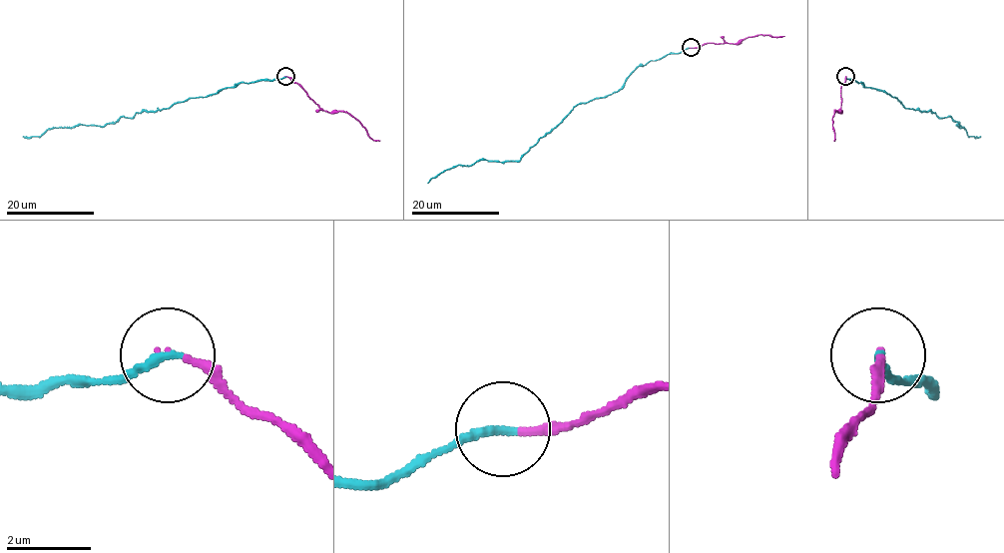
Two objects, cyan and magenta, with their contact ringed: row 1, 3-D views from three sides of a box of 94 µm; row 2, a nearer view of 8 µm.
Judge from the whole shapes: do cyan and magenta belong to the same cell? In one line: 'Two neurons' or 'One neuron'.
Two neurons

